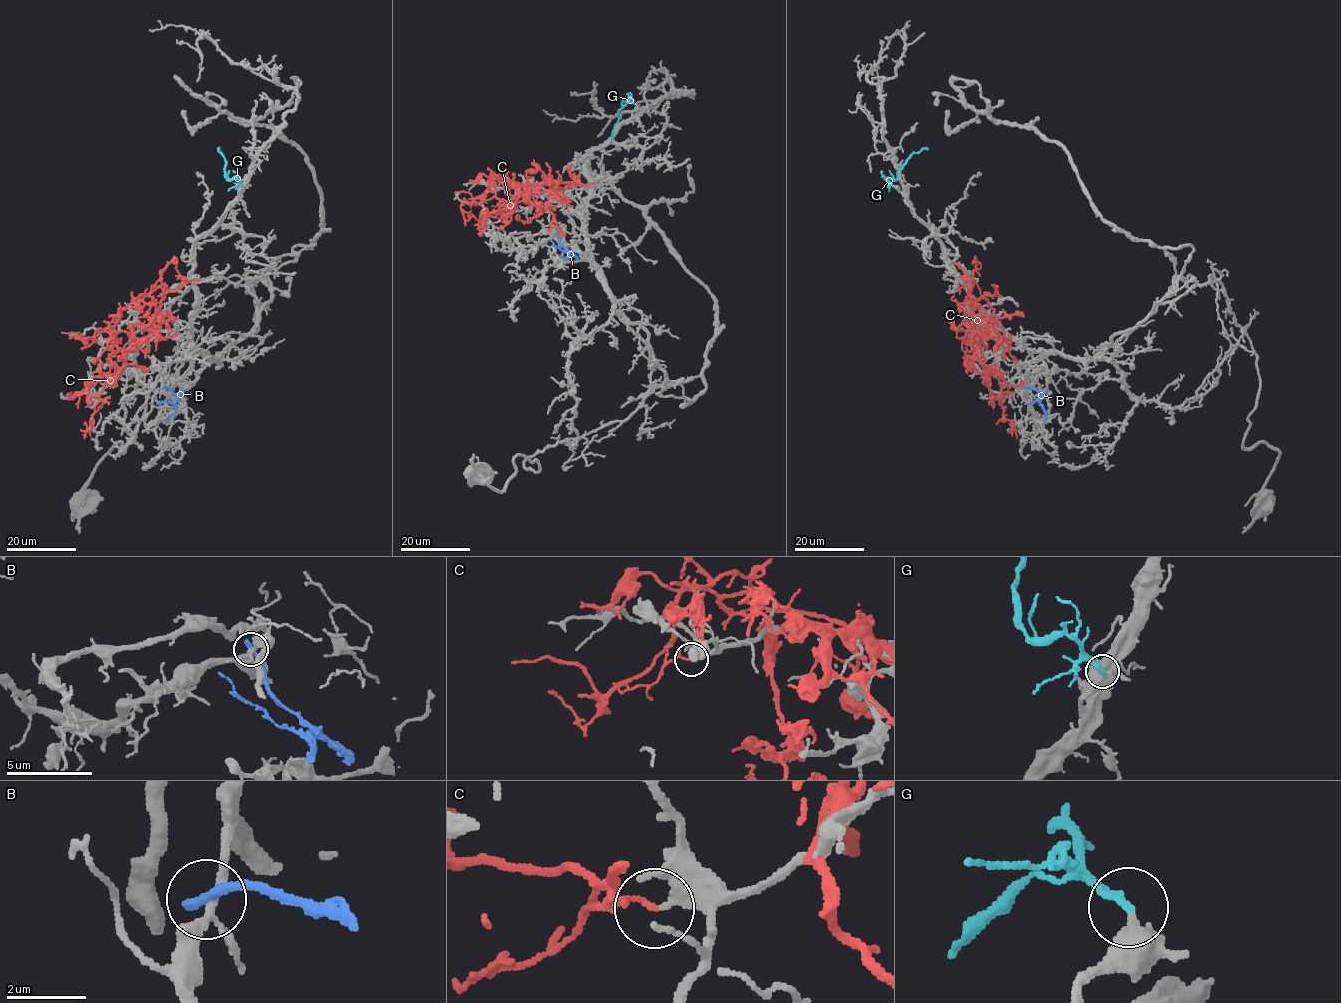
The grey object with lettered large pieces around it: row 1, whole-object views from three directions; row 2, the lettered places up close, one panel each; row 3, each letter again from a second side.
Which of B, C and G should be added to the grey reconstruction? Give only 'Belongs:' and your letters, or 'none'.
Belongs: G

